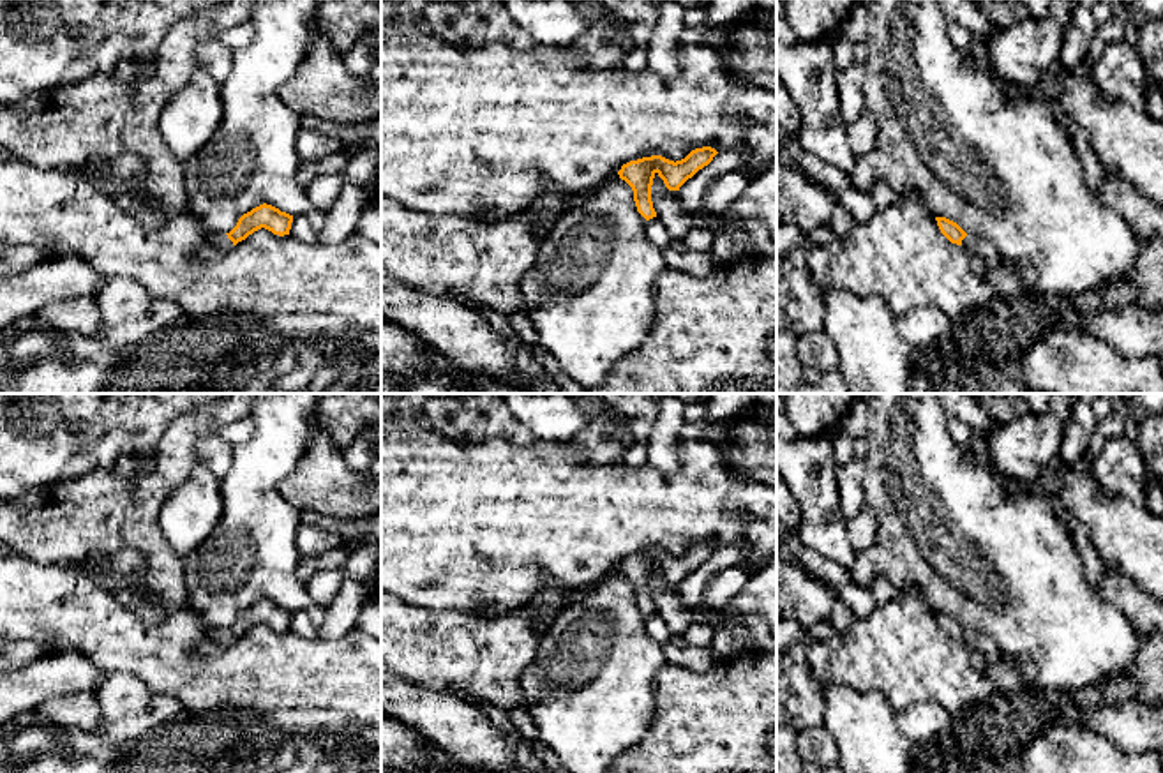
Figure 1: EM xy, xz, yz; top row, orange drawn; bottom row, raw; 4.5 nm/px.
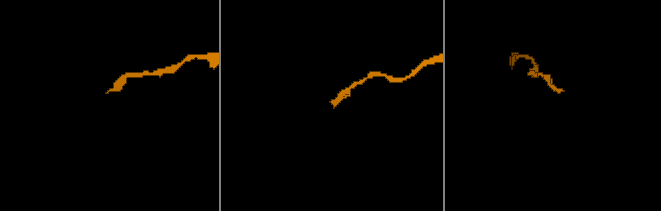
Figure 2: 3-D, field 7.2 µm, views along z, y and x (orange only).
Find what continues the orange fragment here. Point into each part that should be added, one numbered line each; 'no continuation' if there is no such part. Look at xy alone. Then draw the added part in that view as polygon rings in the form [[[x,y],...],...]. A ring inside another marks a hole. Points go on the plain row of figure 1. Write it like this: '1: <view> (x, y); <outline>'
1: xy (221, 636); [[[210,628],[210,637],[221,646],[229,646],[233,642],[226,628]]]

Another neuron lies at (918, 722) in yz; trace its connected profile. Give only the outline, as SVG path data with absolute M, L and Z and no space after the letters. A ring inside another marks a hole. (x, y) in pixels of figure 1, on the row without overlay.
M919 701L898 711L898 729L916 747L946 729L951 718L937 702Z

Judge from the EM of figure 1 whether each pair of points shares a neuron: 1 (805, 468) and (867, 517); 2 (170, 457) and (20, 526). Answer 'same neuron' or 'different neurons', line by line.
1: different neurons
2: same neuron

